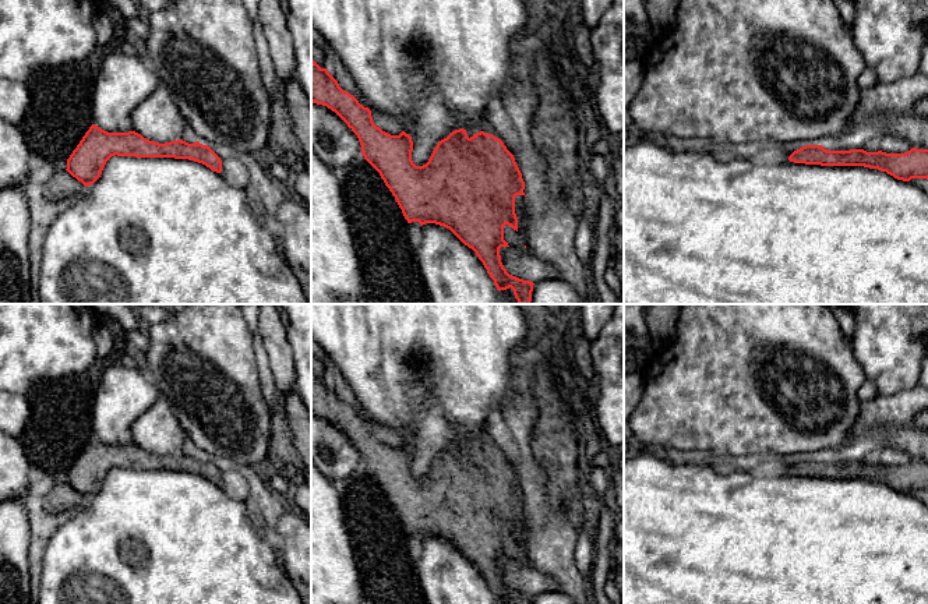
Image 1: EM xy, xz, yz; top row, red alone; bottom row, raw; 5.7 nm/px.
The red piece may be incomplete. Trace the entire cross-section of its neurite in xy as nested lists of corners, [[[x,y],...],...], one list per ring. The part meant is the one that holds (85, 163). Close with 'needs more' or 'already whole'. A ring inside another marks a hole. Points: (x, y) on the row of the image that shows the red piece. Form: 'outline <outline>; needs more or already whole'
outline [[[92,124],[77,148],[67,159],[67,172],[85,187],[93,184],[102,174],[112,156],[174,158],[205,165],[220,173],[222,160],[208,146],[198,141],[188,144],[183,139],[159,144],[144,138],[135,131],[107,133]]]; already whole

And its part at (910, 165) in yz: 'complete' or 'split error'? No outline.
complete

